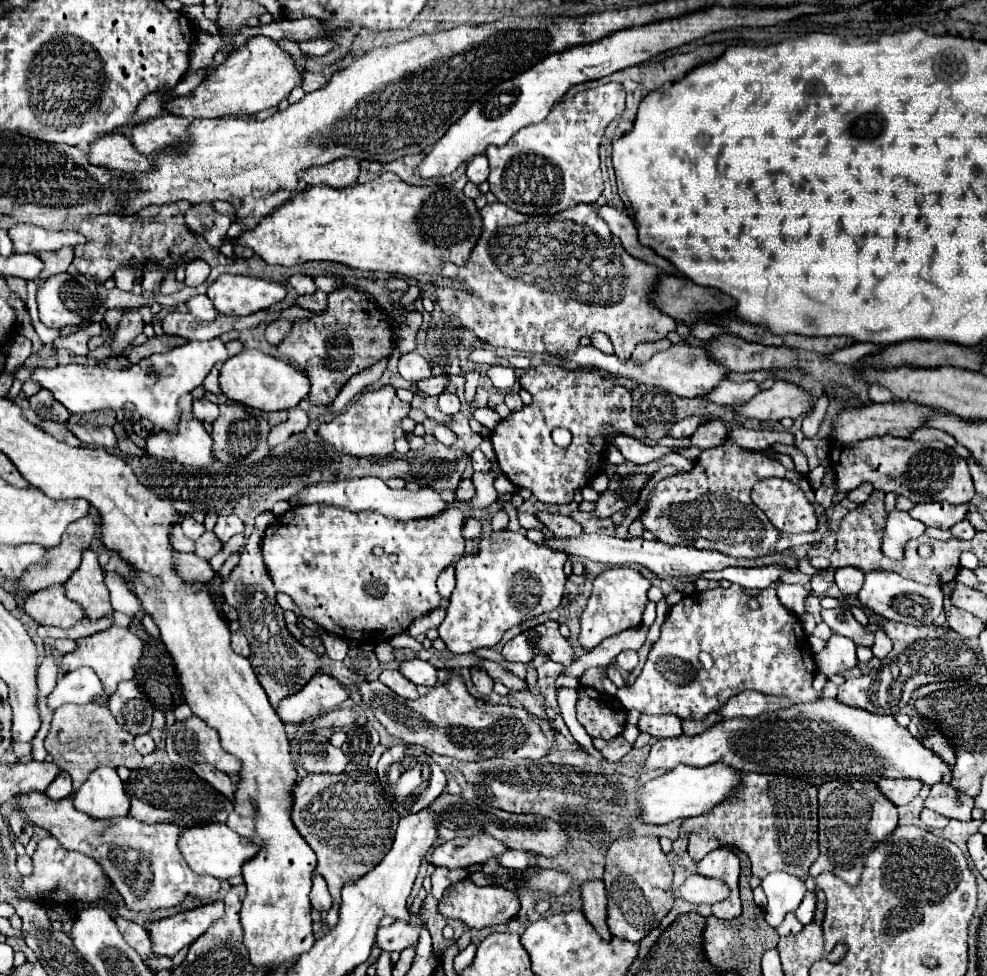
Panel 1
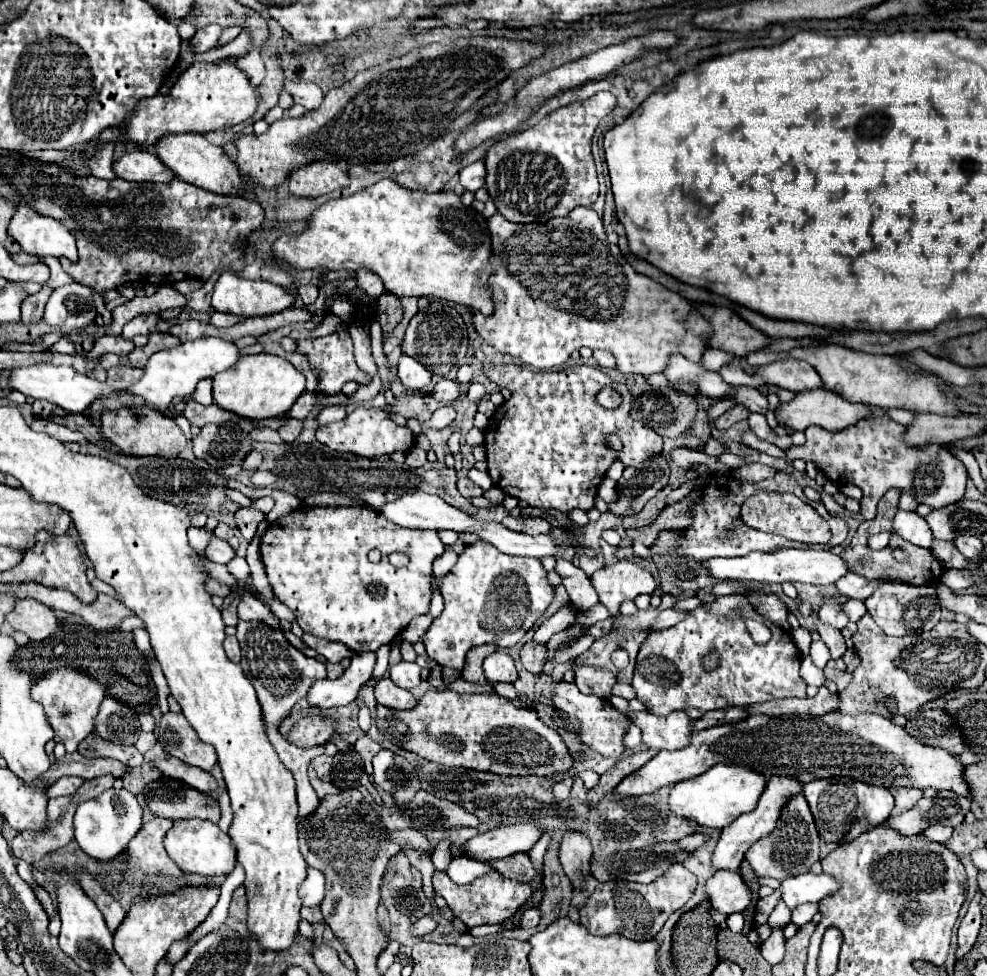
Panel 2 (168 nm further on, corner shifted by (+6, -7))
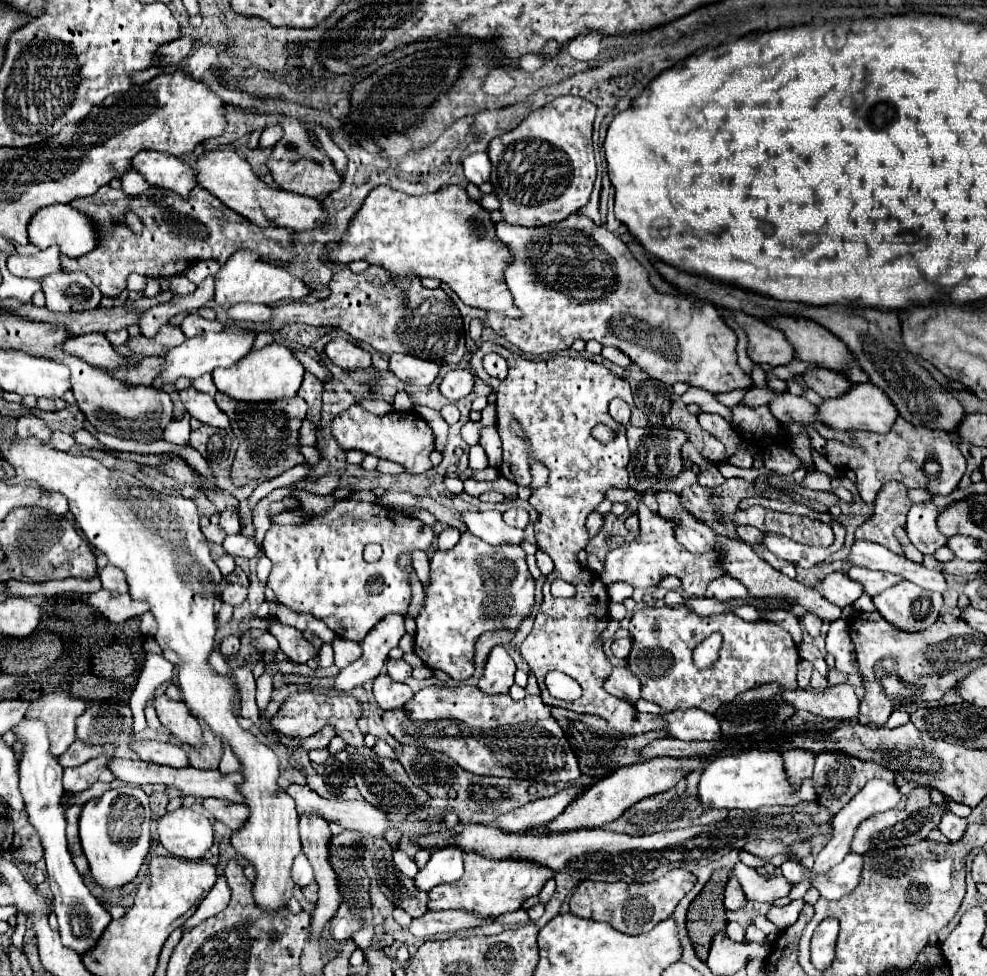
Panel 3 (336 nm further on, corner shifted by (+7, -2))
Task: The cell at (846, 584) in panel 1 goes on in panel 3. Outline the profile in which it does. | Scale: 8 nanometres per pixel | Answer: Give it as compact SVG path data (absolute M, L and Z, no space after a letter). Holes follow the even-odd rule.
M851 567L849 571L849 577L859 581L863 585L863 589L875 597L877 593L889 589L891 585L897 585L901 581L901 577L895 577L893 573L881 573L881 571L869 571L865 567Z

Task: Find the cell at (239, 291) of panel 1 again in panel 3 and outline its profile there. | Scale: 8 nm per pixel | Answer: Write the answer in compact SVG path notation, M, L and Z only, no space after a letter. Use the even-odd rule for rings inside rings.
M239 249L215 275L215 297L213 299L217 305L235 305L235 303L273 305L283 299L299 301L309 293L311 289L303 283L303 279L295 277L285 267L269 259L261 259L257 253L251 253L249 249Z

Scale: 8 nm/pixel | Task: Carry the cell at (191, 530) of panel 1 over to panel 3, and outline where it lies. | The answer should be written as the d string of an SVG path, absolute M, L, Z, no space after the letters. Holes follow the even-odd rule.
M209 525L209 527L203 529L203 535L205 535L211 543L223 543L223 539L225 539L227 533L225 533L219 525Z

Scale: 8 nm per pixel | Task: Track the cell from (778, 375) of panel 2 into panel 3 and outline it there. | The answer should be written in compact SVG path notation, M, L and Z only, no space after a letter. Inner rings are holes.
M811 369L803 375L803 379L809 385L809 389L819 393L823 399L841 397L853 387L853 383L845 375L839 375L829 369Z

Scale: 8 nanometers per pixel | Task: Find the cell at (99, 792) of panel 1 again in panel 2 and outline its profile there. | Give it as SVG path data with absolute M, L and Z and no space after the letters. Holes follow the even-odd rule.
M108 788L100 796L82 802L74 816L74 830L76 830L78 846L88 856L102 862L114 860L124 850L124 846L128 846L130 838L136 834L136 830L140 830L140 826L142 826L142 808L136 796L124 788L122 790Z

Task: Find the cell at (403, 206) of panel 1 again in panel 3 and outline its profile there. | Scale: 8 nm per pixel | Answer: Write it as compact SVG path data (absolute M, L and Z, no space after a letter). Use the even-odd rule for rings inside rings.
M385 185L371 191L367 195L367 201L363 203L363 209L359 209L355 219L351 221L347 237L331 251L331 261L335 263L353 263L359 259L367 261L369 265L381 265L395 275L405 275L413 271L419 277L437 277L447 283L469 307L483 311L499 311L513 317L517 315L513 295L505 283L505 269L513 263L513 255L507 245L499 241L489 211L483 209L477 201L473 201L463 187L449 185L447 189L419 197L387 189Z

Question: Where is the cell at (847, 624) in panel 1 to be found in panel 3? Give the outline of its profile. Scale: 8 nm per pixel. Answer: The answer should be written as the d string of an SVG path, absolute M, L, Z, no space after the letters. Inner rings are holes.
M835 571L831 575L827 575L821 583L821 589L823 589L823 597L839 607L847 607L847 605L853 605L861 593L863 593L863 587L861 583L853 581L847 573L843 571Z

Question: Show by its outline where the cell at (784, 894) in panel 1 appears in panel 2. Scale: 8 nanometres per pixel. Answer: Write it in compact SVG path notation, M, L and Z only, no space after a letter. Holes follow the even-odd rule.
M800 874L800 876L790 876L780 882L780 900L794 910L798 904L804 902L820 902L828 894L832 894L838 888L838 882L828 876L828 874Z

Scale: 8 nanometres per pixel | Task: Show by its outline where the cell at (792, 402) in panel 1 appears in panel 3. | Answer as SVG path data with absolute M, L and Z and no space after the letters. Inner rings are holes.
M861 383L853 385L849 393L837 399L825 399L823 405L819 407L819 421L831 425L833 429L841 431L873 431L873 433L889 433L895 419L899 417L895 405L891 399L883 393L883 389L871 385L871 383Z

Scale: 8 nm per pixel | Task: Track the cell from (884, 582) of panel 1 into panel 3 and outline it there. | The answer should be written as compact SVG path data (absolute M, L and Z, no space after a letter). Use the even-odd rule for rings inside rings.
M901 581L875 595L873 603L885 621L899 629L927 629L937 621L943 597L909 581Z

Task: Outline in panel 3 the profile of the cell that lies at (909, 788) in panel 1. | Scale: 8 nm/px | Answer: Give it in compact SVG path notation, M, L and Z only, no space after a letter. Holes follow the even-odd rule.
M919 787L915 789L909 797L907 797L907 803L905 803L905 809L909 813L915 813L915 811L921 811L925 807L931 805L931 797L929 797L929 791L925 787Z

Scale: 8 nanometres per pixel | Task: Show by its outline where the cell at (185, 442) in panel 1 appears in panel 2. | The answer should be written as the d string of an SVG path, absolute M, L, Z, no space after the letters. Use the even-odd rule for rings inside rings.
M120 408L116 412L104 412L102 414L102 434L128 456L178 458L180 452L188 446L188 438L176 426L176 422L170 416L164 416L158 410L150 410L150 408L142 408L142 410Z

